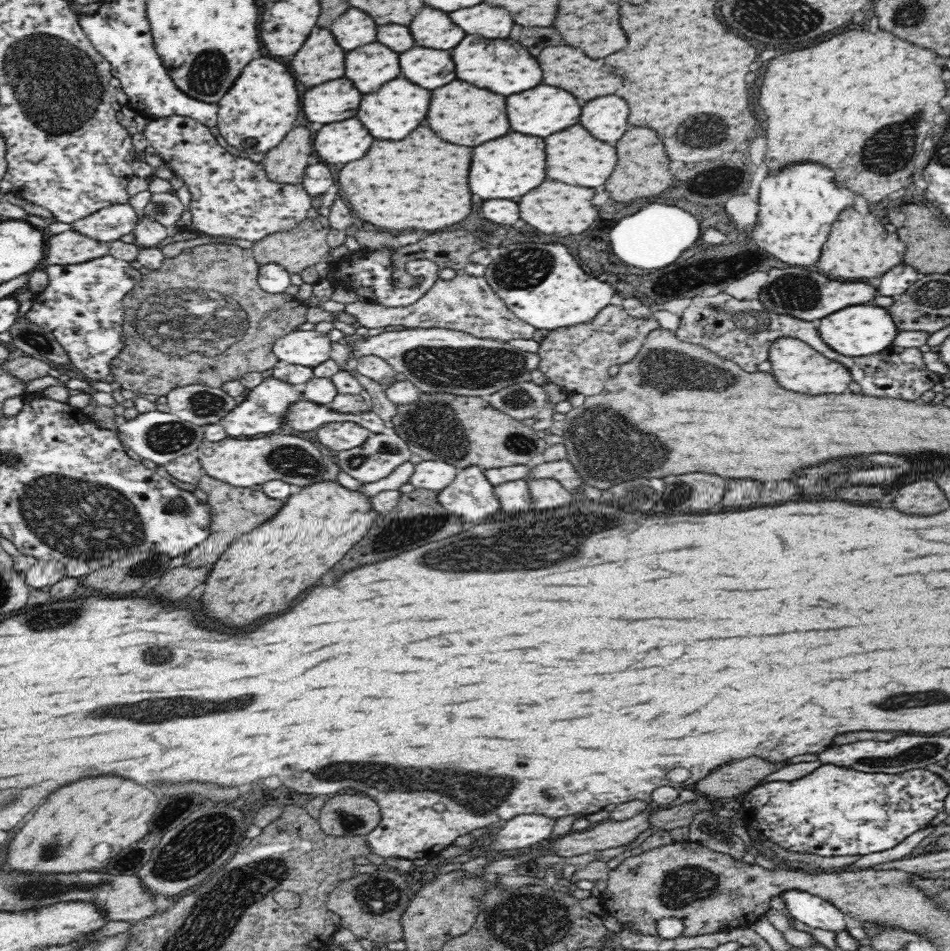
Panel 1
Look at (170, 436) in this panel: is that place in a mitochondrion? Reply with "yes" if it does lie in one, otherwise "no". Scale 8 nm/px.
yes

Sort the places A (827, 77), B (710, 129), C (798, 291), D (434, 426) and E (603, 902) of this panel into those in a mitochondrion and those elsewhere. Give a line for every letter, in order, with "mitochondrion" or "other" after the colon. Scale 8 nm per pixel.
A: other
B: mitochondrion
C: mitochondrion
D: mitochondrion
E: other

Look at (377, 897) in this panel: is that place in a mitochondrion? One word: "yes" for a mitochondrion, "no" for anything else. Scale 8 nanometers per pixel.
yes

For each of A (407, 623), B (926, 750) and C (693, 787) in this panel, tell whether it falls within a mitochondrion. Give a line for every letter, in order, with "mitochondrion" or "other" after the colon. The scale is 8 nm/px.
A: other
B: mitochondrion
C: other

